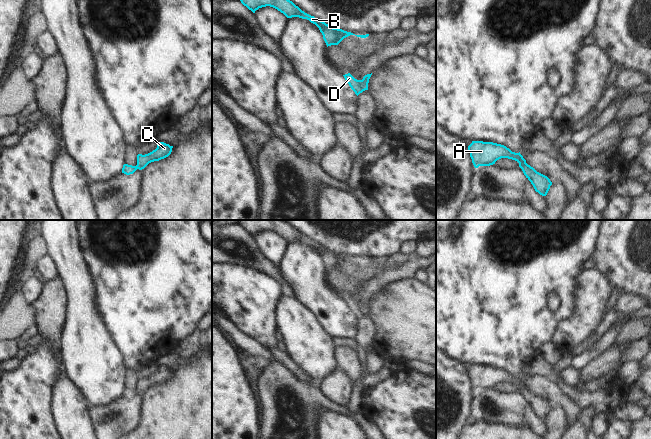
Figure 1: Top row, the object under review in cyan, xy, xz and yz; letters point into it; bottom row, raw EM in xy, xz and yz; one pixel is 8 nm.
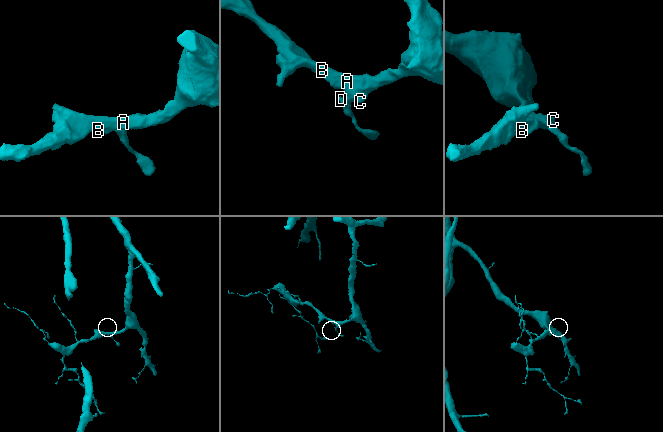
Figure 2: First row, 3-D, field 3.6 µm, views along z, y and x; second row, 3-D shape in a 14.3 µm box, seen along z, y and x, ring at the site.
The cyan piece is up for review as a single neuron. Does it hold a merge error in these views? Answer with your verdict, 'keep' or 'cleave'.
keep

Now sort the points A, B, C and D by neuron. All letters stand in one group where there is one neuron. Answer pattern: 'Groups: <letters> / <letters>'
Groups: A B C D.

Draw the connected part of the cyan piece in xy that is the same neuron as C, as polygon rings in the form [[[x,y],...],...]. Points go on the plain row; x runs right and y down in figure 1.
[[[158,366],[157,372],[152,376],[142,379],[137,379],[137,389],[132,390],[128,388],[124,388],[122,392],[122,397],[126,399],[133,398],[137,393],[144,393],[149,387],[154,385],[159,385],[168,381],[172,376],[173,370],[166,368],[164,366]]]

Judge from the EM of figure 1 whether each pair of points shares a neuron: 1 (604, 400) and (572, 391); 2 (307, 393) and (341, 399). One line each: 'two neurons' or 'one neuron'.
1: one neuron
2: two neurons

